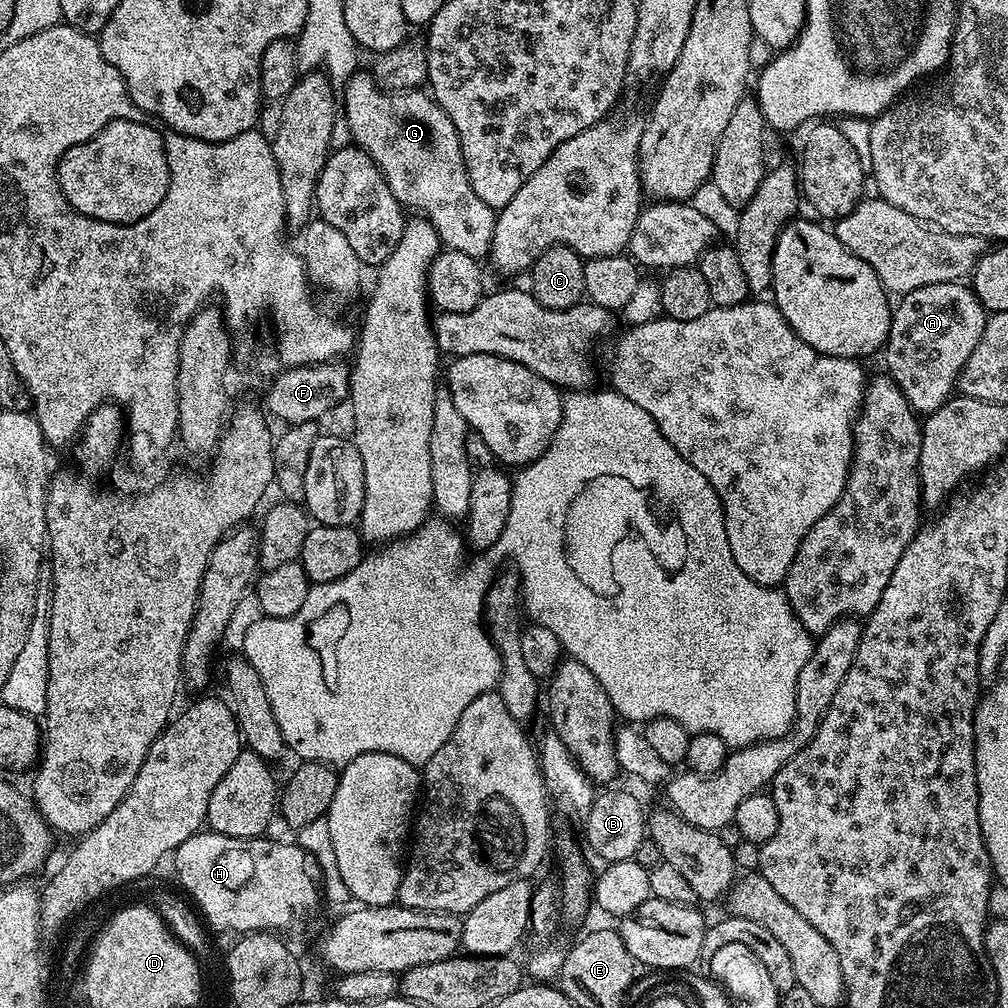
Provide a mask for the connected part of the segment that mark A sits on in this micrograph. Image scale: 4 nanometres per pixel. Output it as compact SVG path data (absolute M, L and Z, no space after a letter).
M938 282L930 286L918 286L918 290L910 290L903 293L899 297L900 305L897 303L892 310L892 321L890 322L890 334L888 335L888 342L882 349L882 357L888 363L886 368L887 375L892 377L892 381L896 383L902 390L902 394L906 398L906 402L912 407L913 412L917 414L927 414L938 410L938 406L942 406L953 395L954 389L952 387L956 384L956 379L961 379L964 367L968 364L970 354L974 354L974 350L978 346L978 342L982 338L986 327L986 309L980 304L980 300L976 297L976 293L972 291L971 287L964 282Z

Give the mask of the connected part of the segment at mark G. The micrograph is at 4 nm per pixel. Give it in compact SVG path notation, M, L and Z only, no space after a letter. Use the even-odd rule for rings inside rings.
M357 70L342 89L342 116L348 128L352 131L352 140L359 147L363 148L365 152L368 152L370 158L374 158L374 162L380 167L380 173L386 178L386 182L390 186L390 192L394 194L394 198L399 202L401 209L409 210L408 208L413 208L416 211L413 213L419 214L423 219L428 220L430 226L434 226L441 245L445 249L461 252L462 254L470 254L477 258L487 257L491 253L497 209L486 206L486 202L482 202L482 198L478 198L478 194L474 194L474 186L470 186L470 178L466 174L466 162L462 158L462 146L460 145L458 130L454 130L454 122L450 122L446 110L442 110L442 106L438 106L438 102L433 100L427 91L389 90L378 83L375 75L368 73L367 76L363 70Z

